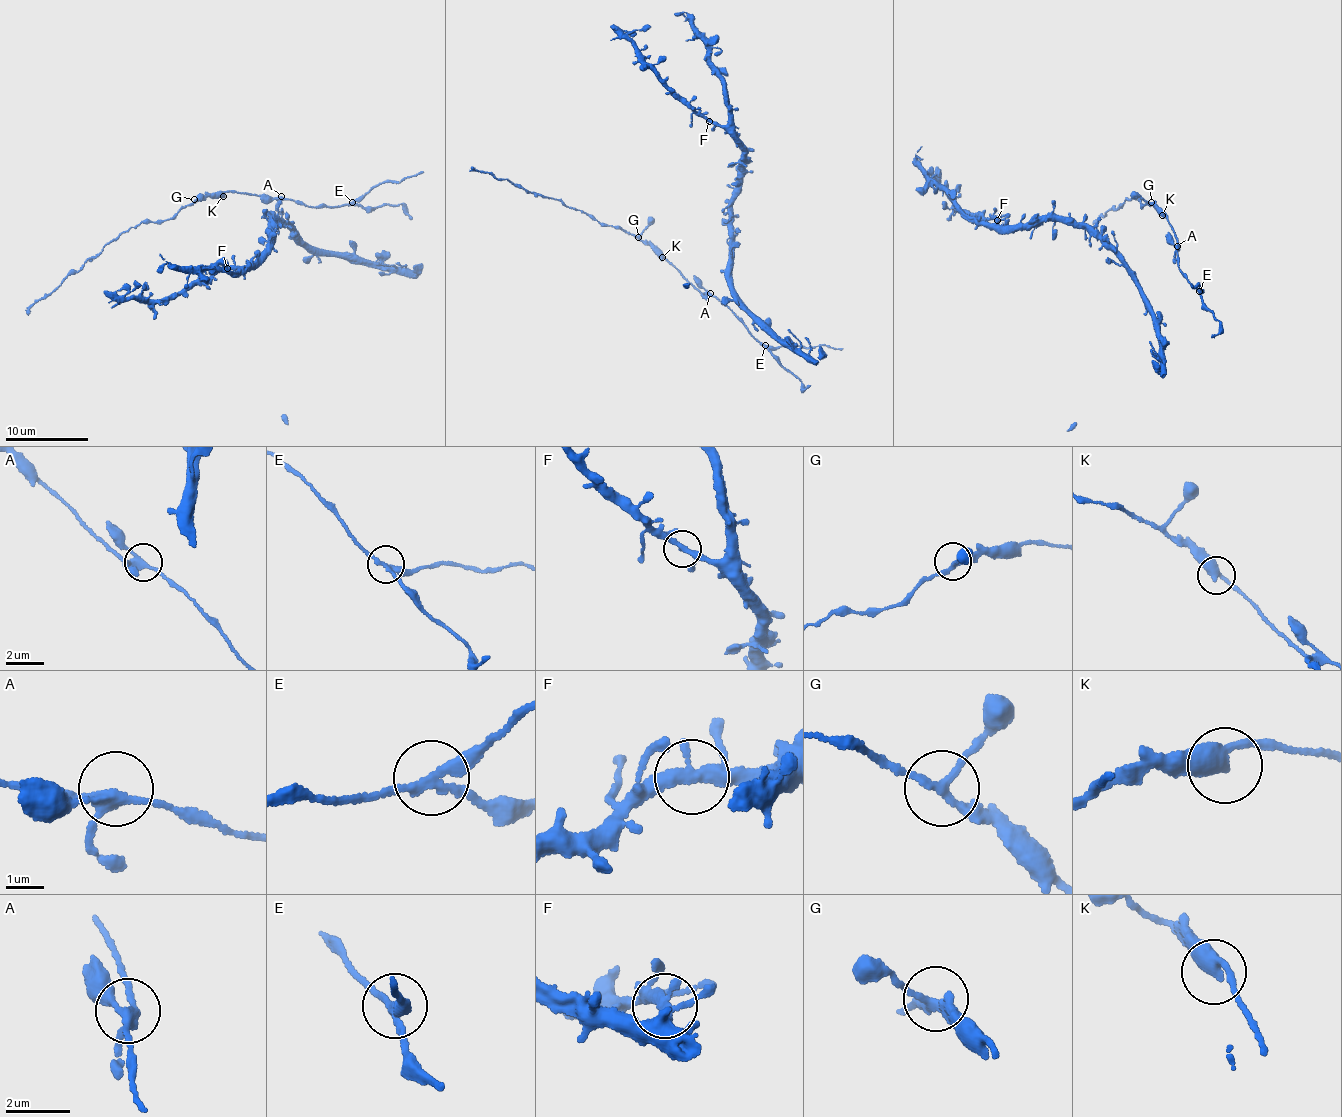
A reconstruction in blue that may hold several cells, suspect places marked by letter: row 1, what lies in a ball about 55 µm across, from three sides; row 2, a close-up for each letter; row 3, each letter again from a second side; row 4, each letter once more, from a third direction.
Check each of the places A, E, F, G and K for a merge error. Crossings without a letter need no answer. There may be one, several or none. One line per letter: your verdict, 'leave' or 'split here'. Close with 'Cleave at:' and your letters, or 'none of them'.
A: leave
E: split here
F: leave
G: leave
K: leave
Cleave at: E

